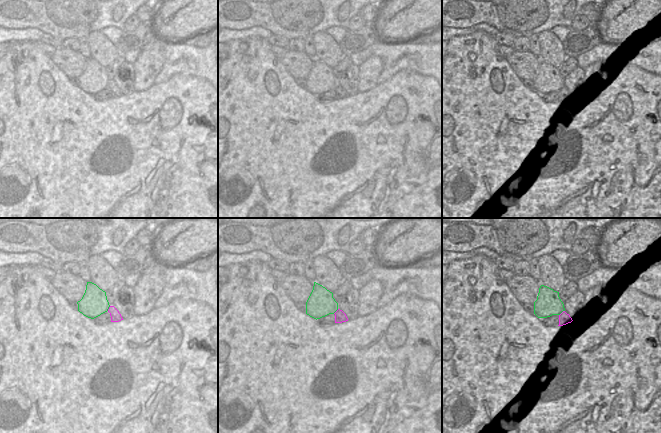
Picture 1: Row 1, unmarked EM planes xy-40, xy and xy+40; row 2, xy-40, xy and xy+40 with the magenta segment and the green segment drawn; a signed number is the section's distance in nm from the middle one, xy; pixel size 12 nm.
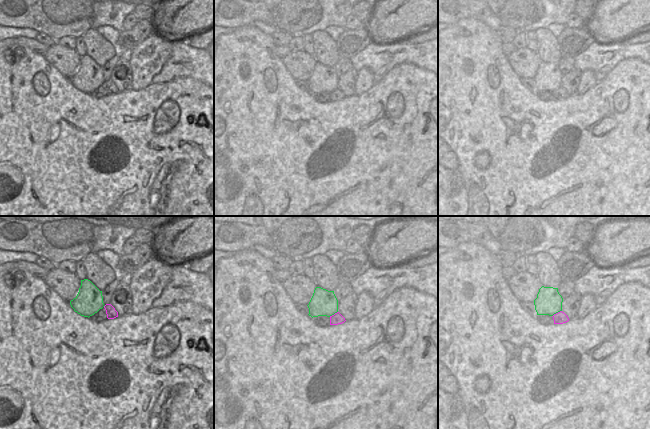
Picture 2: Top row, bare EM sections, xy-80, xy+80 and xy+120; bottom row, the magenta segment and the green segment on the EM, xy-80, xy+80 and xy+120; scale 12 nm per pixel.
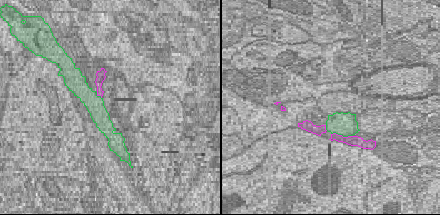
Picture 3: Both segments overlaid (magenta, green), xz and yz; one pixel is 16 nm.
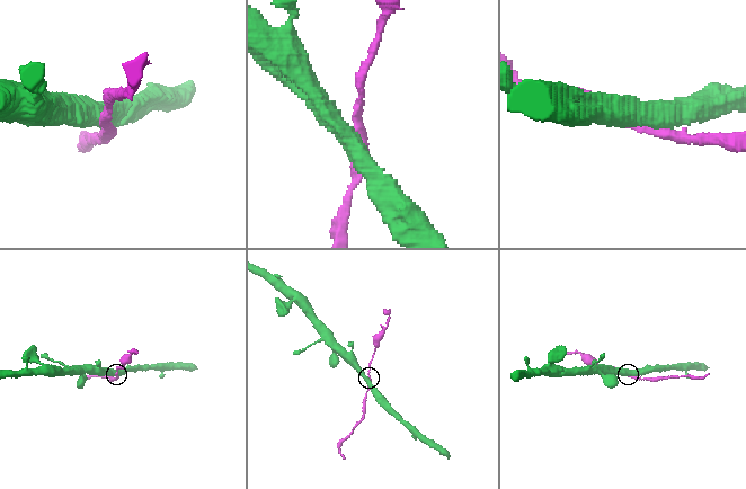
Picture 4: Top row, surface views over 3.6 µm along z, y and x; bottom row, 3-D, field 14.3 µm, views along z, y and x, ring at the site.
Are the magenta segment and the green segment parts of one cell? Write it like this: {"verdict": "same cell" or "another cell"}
{"verdict": "another cell"}

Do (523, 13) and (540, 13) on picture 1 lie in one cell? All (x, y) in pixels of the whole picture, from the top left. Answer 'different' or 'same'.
same

